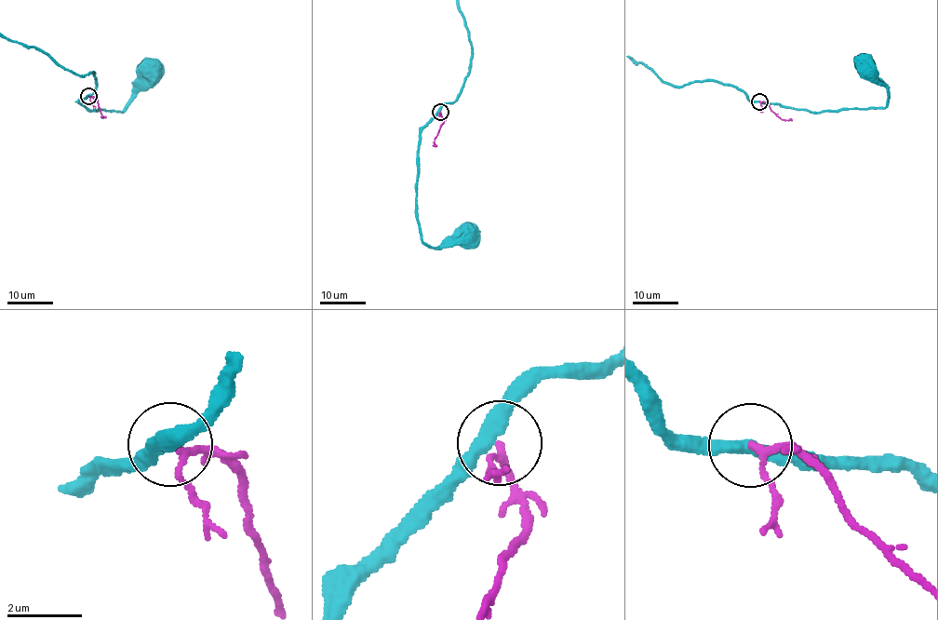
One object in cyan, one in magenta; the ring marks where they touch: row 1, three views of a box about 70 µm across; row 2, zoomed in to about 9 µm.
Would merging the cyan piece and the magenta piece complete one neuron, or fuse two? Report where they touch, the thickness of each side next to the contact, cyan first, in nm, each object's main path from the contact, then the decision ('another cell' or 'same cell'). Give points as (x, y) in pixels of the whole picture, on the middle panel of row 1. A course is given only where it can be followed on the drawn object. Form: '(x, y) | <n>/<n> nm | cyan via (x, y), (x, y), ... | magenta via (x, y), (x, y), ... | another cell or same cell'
(440, 112) | 360/160 nm | cyan via (439, 112), (420, 133), (416, 220), (421, 238), (429, 246), (443, 248), (460, 245), (472, 236) | magenta via (440, 112), (443, 121), (435, 141), (435, 147) | another cell

